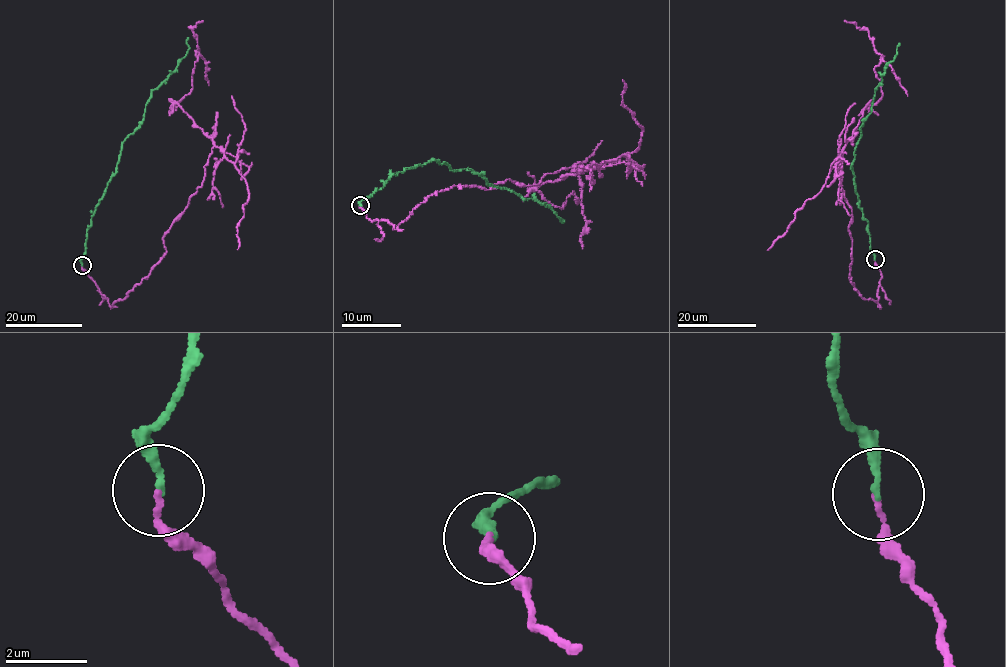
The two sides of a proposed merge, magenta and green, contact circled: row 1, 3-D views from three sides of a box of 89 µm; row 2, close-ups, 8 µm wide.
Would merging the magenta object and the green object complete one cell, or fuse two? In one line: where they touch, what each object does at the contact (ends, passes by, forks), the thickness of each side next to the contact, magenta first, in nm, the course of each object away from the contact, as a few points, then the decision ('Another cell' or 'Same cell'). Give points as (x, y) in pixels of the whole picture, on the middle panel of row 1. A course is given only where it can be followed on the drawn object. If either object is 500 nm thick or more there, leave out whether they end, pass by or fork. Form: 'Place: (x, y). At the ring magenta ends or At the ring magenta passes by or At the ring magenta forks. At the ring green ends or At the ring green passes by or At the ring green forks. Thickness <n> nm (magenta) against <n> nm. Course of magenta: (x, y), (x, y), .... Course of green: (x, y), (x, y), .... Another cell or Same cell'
Place: (360, 205). At the ring magenta ends. At the ring green ends. Thickness 150 nm (magenta) against 200 nm. Course of magenta: (360, 205), (396, 229), (450, 187), (592, 165), (537, 187), (563, 207), (602, 140). Course of green: (360, 205), (398, 172), (434, 160), (451, 169), (469, 168), (488, 184), (532, 198), (563, 222). Another cell

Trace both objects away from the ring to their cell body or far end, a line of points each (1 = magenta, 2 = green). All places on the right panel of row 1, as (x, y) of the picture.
1: (875, 260), (879, 307), (850, 282), (840, 168), (881, 98), (882, 56), (844, 20)
2: (875, 260), (851, 167), (859, 128), (871, 112), (876, 87), (899, 43)

